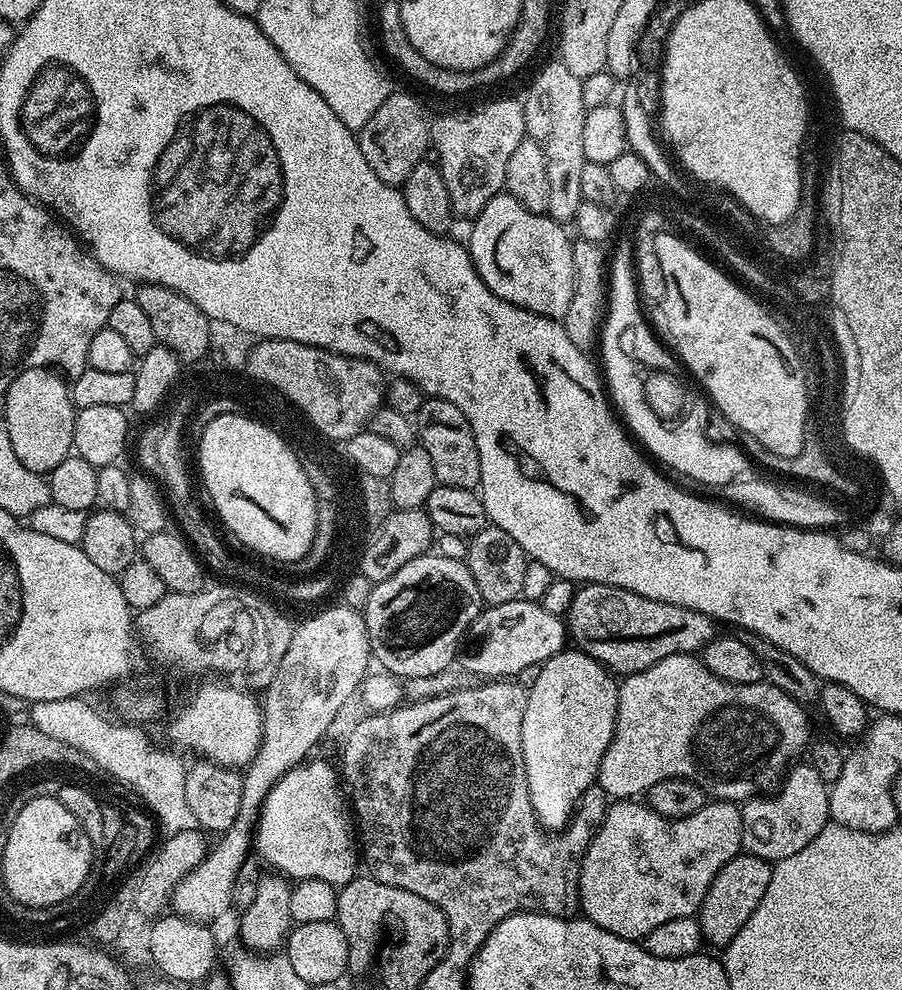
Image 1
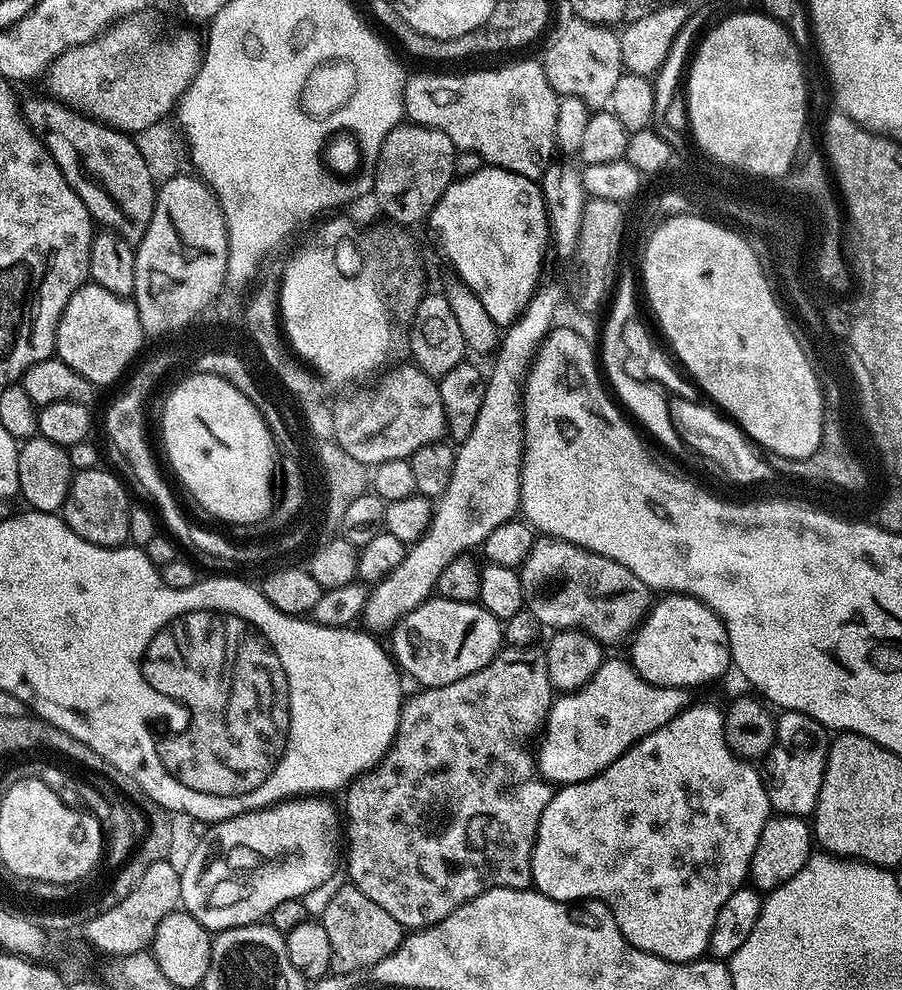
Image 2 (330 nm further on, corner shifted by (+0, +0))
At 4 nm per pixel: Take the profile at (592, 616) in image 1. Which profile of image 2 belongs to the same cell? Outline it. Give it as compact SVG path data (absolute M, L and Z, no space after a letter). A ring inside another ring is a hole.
M541 535L537 538L530 554L526 554L526 562L518 571L522 590L525 594L530 594L526 606L532 611L534 618L538 618L541 626L548 630L579 628L590 633L604 646L616 644L619 640L627 641L635 633L654 600L653 589L644 585L642 578L630 574L626 566L557 536Z

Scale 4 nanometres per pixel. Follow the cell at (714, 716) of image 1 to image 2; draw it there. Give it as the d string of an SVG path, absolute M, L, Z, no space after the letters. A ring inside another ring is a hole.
M605 659L581 688L557 695L553 699L552 708L542 725L544 737L540 740L540 749L534 752L536 767L545 780L556 786L577 784L594 778L602 770L606 770L606 766L610 766L610 762L618 759L626 749L633 748L638 741L646 738L646 734L654 734L654 730L666 726L670 718L674 718L681 709L688 706L688 696L689 693L683 688L654 686L646 682L633 670L627 659Z

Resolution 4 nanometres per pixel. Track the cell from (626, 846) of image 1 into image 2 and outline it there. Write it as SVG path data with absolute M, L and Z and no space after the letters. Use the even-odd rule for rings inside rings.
M689 703L674 718L670 718L666 726L654 730L654 734L646 734L646 738L638 741L633 748L626 749L594 778L577 784L566 784L553 791L546 810L542 810L532 851L532 882L535 891L565 902L600 900L614 914L620 933L638 950L679 964L689 964L692 960L701 959L708 952L718 910L726 906L726 898L730 898L730 894L745 887L750 876L748 867L752 861L754 846L758 846L758 838L762 838L762 826L766 826L769 816L773 815L768 785L761 769L759 772L756 768L759 767L755 763L737 756L728 744L724 732L724 712L721 709L716 709L712 704Z

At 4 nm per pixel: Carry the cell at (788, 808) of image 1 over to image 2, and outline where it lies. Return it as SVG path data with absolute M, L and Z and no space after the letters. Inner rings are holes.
M801 712L779 713L776 721L776 744L766 757L766 783L773 813L781 816L811 817L816 810L818 794L828 761L829 729Z

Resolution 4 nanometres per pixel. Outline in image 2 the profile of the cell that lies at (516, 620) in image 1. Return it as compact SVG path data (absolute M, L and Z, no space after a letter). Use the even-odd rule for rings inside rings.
M430 598L410 610L410 614L401 616L390 633L390 639L390 652L401 673L409 672L424 688L441 688L450 682L458 682L458 678L466 678L466 674L474 674L474 670L482 670L482 666L496 657L502 647L502 621L487 612L479 602L467 604Z

